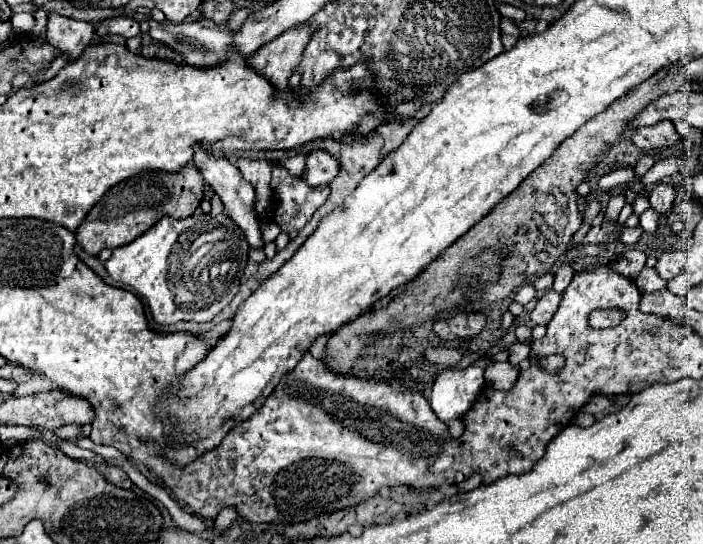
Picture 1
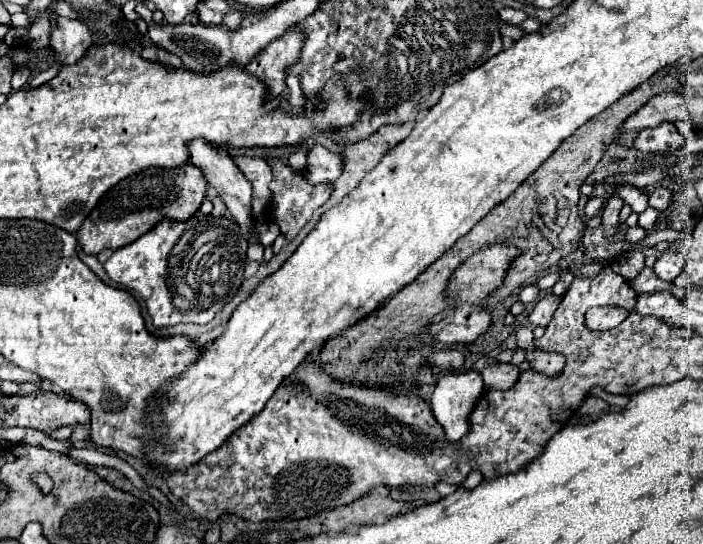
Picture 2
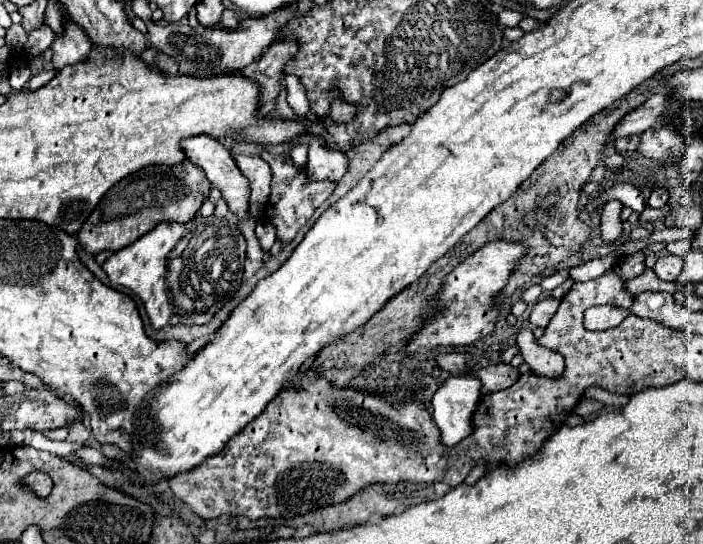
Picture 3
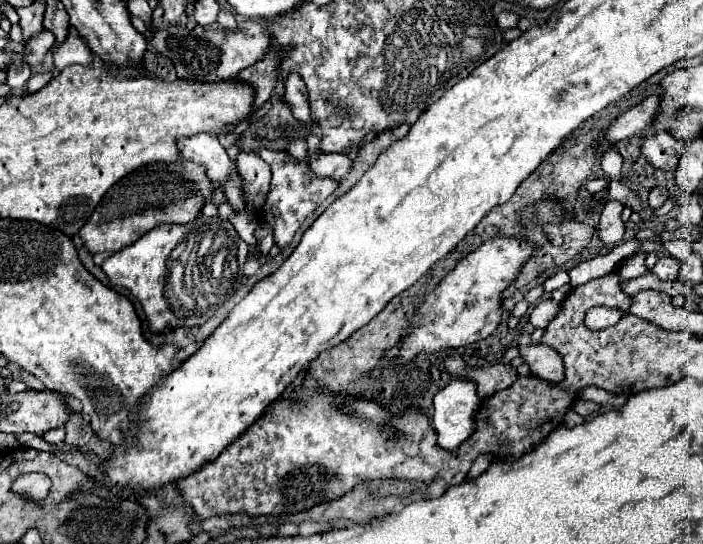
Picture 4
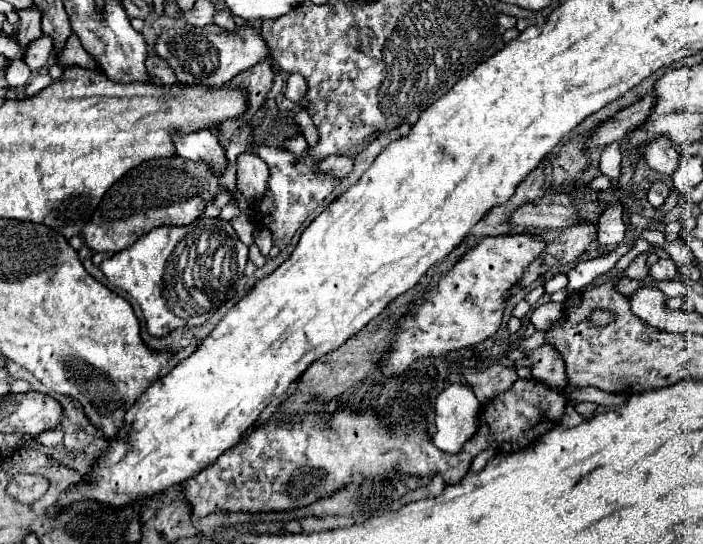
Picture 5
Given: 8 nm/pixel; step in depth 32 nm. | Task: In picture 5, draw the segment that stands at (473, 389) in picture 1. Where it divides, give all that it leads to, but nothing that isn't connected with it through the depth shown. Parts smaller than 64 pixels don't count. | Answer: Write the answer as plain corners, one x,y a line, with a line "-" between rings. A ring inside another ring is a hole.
450,384
436,398
436,448
456,454
478,430
480,402
470,384

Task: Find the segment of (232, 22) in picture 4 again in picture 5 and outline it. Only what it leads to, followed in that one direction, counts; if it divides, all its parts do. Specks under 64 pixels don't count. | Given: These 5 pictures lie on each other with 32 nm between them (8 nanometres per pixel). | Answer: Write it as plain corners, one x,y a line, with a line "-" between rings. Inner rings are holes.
226,8
226,10
218,10
214,22
216,22
220,28
224,28
224,30
236,30
234,16
232,16
232,12
230,12
228,8

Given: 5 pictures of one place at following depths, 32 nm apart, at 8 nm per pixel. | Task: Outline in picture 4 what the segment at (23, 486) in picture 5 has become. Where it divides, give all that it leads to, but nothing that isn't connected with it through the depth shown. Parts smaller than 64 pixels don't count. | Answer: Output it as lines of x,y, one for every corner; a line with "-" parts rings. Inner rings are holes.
34,472
34,474
20,476
12,484
12,490
20,492
22,496
32,498
32,500
44,500
48,496
48,492
50,492
50,486
52,486
52,480
46,474

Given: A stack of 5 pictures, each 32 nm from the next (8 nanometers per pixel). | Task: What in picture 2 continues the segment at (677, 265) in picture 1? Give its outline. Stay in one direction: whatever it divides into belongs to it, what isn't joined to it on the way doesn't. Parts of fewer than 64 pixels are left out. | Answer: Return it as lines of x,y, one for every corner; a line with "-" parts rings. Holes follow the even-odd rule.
664,252
654,264
654,272
662,280
672,282
682,272
684,264
686,264
686,256
684,254
680,254
680,252

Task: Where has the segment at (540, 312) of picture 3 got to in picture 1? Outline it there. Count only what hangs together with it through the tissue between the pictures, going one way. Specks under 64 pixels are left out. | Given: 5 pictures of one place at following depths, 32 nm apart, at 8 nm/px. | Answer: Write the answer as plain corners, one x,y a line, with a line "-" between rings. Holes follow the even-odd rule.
548,290
548,292
538,300
536,308
530,312
532,322
546,326
546,324
552,320
552,316
554,316
556,310
558,310
560,302
562,302
562,294
556,292
556,290

